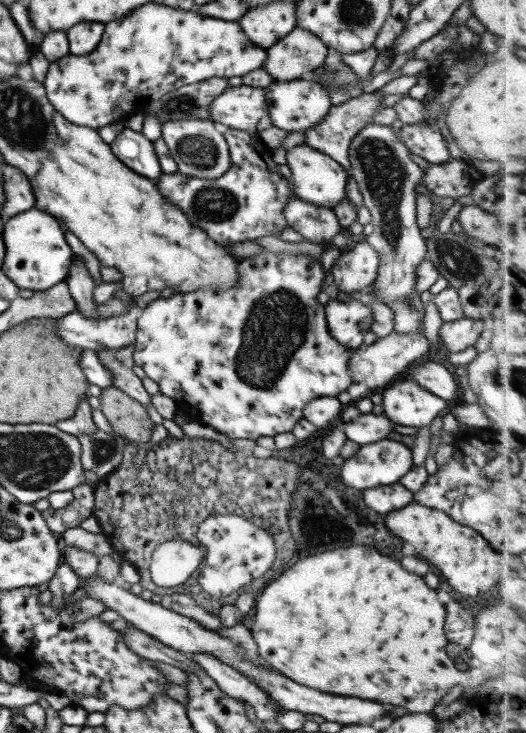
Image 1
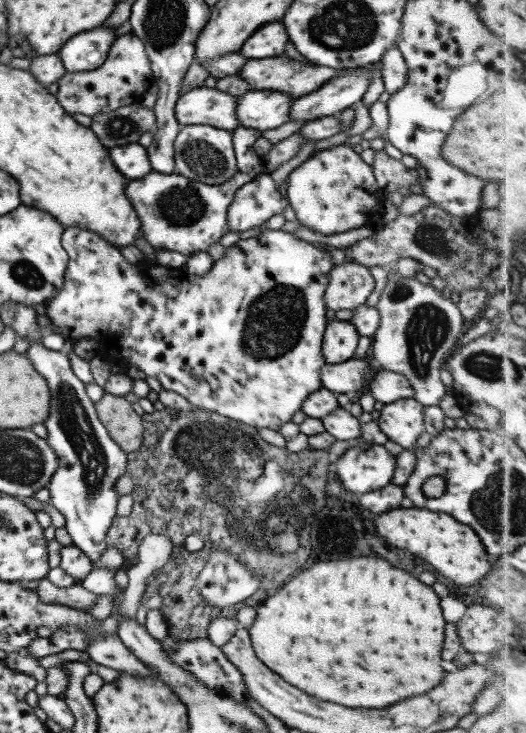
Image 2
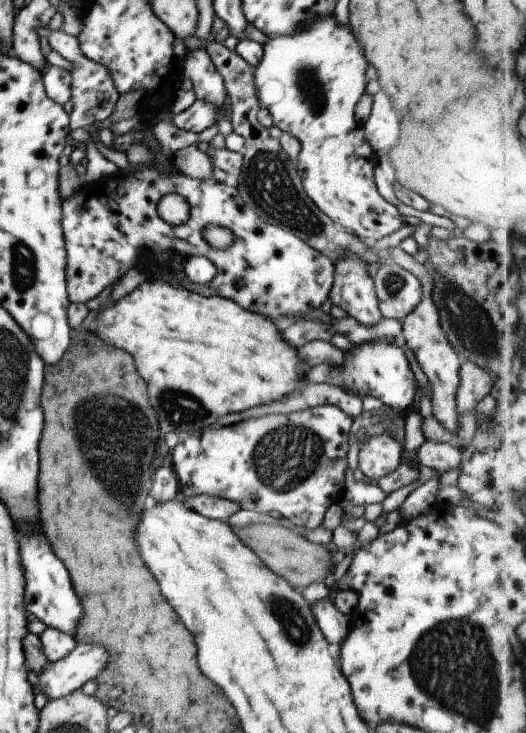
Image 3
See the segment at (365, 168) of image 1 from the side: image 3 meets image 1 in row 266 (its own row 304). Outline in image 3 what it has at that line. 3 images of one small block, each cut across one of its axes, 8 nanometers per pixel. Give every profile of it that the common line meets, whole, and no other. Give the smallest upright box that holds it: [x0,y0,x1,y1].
[372,260,422,321]

